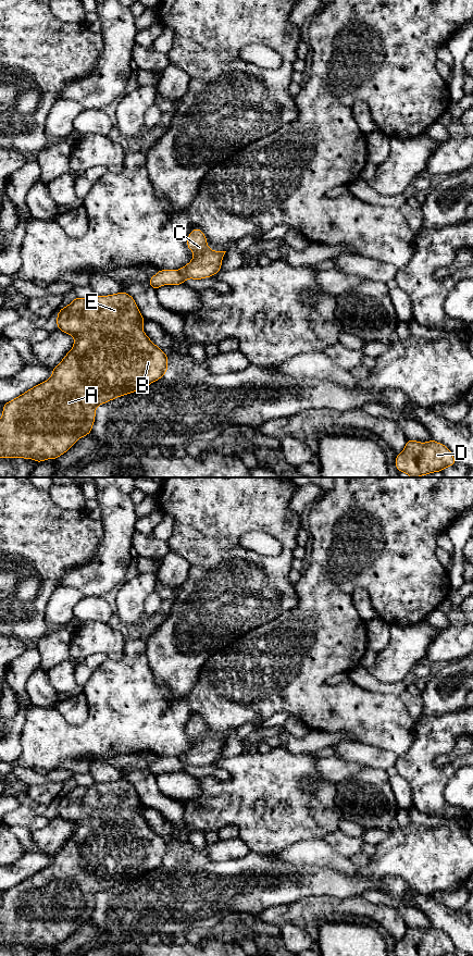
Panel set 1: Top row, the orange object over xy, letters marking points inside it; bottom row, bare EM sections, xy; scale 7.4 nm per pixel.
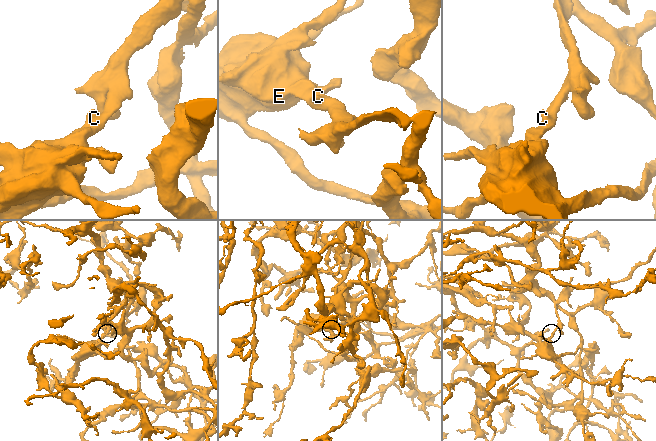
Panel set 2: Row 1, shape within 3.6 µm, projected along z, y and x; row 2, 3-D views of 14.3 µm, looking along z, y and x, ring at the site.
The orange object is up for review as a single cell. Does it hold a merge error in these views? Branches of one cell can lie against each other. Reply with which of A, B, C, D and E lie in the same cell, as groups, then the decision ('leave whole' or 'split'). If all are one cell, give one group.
A B C D E | leave whole

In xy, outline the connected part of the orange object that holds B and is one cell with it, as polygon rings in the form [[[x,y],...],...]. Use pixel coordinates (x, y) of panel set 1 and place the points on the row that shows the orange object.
[[[120,291],[91,298],[74,298],[58,312],[58,330],[74,336],[74,346],[63,360],[52,369],[52,376],[21,396],[3,405],[0,419],[0,458],[25,458],[41,462],[57,459],[80,437],[90,434],[96,408],[150,385],[167,372],[167,355],[144,333],[144,316],[134,298]]]

